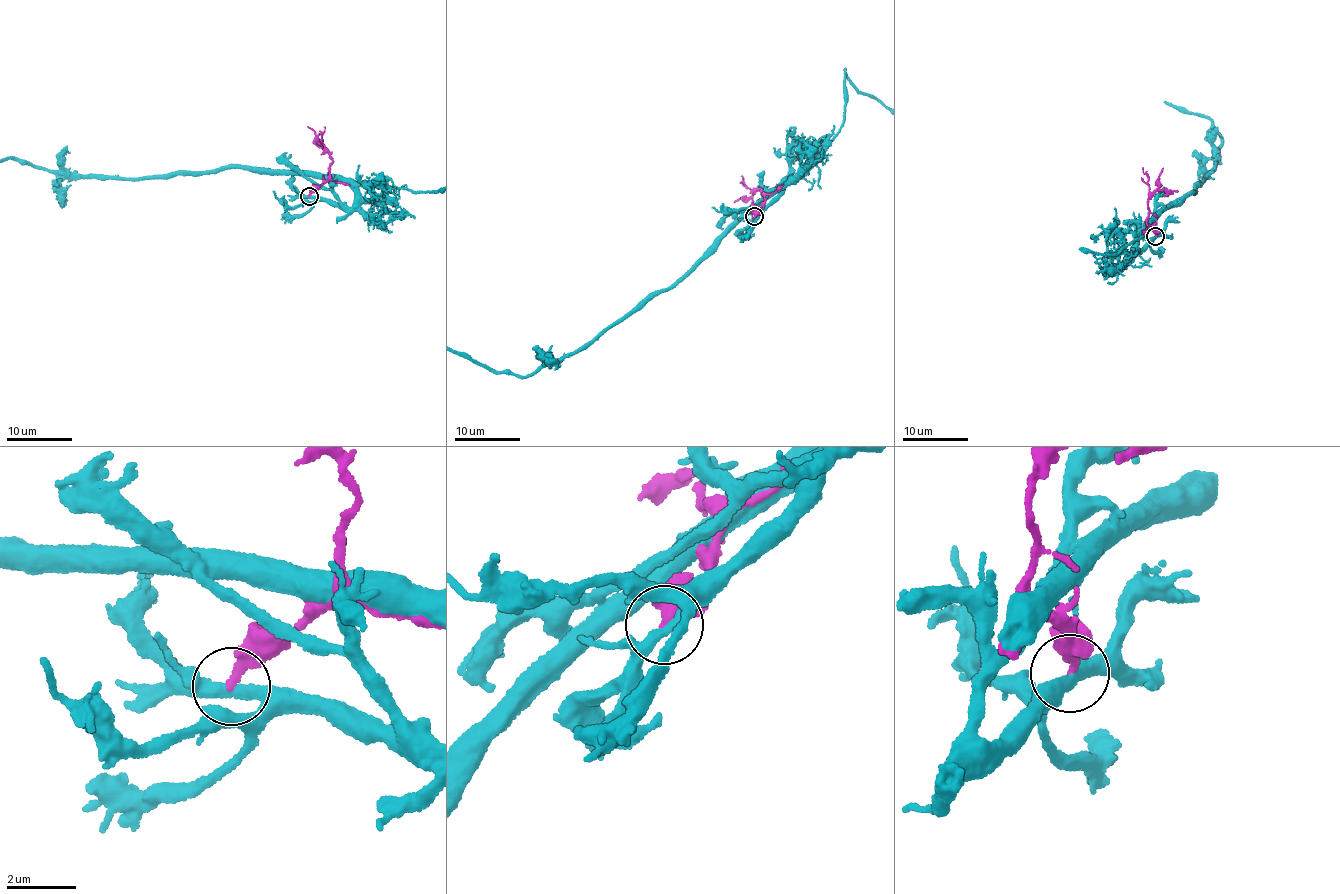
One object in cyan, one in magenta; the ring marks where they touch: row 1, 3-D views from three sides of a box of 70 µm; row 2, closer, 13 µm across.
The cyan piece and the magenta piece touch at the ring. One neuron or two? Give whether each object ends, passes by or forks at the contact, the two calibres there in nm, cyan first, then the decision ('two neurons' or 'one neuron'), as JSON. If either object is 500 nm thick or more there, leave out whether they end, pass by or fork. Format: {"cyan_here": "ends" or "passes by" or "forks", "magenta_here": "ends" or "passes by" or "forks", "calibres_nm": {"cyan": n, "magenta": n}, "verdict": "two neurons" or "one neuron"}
{"cyan_here": "passes by", "magenta_here": "ends", "calibres_nm": {"cyan": 320, "magenta": 240}, "verdict": "two neurons"}

